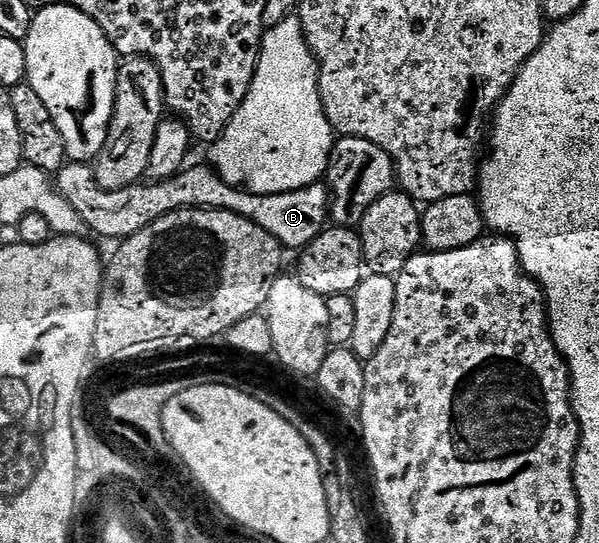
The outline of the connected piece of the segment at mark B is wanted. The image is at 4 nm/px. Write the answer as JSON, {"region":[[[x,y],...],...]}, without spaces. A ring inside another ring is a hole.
{"region":[[[68,162],[57,173],[57,188],[67,198],[84,219],[86,226],[99,235],[105,235],[114,241],[133,237],[141,229],[152,227],[161,217],[174,211],[203,207],[207,211],[232,211],[265,229],[284,249],[299,247],[305,249],[315,238],[327,230],[331,218],[331,193],[326,182],[320,181],[293,189],[285,193],[265,193],[258,195],[234,187],[219,176],[214,166],[188,166],[171,179],[158,181],[140,181],[131,187],[106,191],[99,186],[94,170],[86,163]]]}

